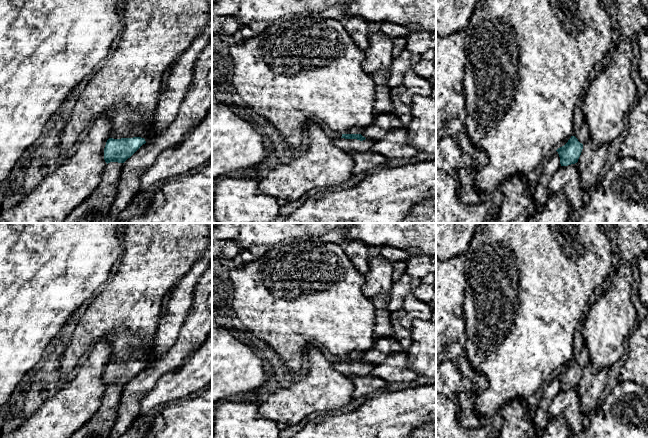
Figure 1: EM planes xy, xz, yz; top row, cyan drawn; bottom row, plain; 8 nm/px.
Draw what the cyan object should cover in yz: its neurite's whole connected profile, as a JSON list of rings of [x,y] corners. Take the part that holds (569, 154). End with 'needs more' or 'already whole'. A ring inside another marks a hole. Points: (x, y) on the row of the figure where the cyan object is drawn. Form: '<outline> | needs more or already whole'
[[[580,98],[573,114],[573,135],[568,142],[556,151],[560,157],[561,166],[568,166],[578,162],[583,144],[589,140],[588,125],[582,113],[584,98]]] | needs more

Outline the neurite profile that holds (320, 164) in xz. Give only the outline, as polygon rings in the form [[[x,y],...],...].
[[[308,120],[306,128],[304,147],[290,159],[277,161],[267,167],[264,177],[258,180],[258,193],[274,196],[285,204],[299,199],[309,190],[327,190],[338,186],[352,176],[354,160],[350,154],[337,147],[334,139],[326,135],[320,124]]]

